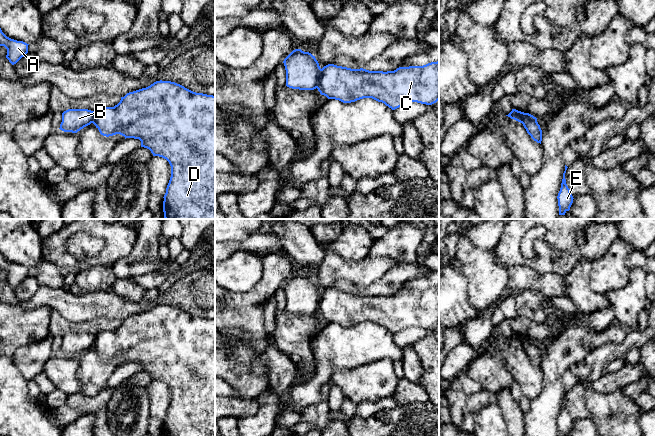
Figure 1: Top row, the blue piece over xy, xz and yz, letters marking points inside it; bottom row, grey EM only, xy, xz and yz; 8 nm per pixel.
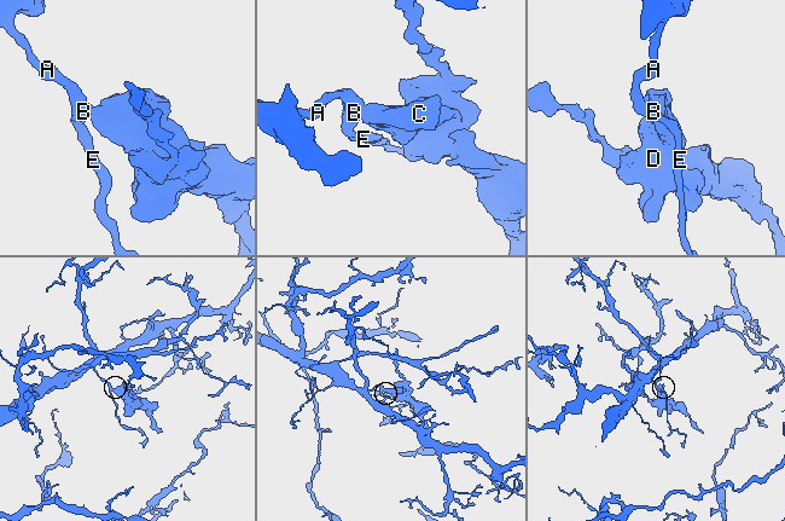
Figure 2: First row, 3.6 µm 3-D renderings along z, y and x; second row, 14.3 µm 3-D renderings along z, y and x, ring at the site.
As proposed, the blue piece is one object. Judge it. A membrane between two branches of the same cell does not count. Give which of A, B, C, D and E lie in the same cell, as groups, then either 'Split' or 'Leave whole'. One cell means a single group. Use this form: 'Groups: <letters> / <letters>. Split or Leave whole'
Groups: A B E / C D. Split

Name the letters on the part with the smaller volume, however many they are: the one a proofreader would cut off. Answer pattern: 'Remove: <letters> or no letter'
Remove: C, D

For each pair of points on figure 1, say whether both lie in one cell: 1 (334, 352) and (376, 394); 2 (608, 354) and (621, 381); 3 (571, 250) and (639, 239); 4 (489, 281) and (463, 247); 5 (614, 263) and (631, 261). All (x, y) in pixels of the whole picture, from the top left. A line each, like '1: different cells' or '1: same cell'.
1: different cells
2: different cells
3: different cells
4: same cell
5: different cells

